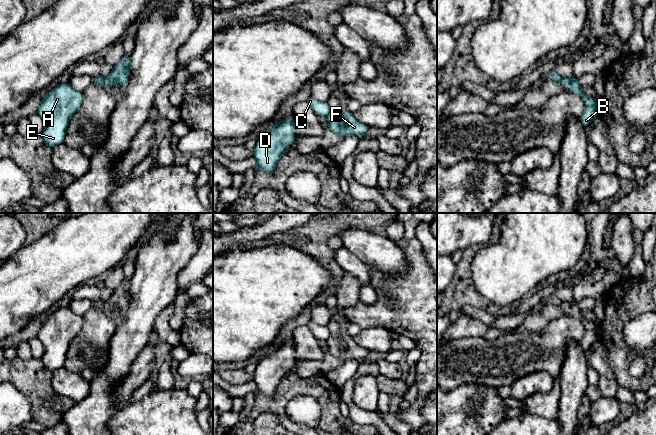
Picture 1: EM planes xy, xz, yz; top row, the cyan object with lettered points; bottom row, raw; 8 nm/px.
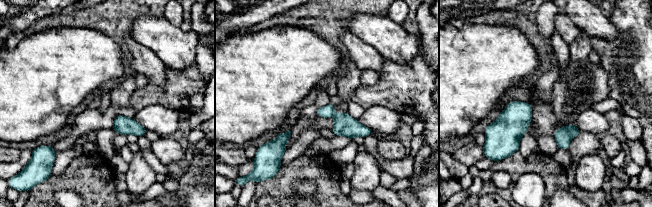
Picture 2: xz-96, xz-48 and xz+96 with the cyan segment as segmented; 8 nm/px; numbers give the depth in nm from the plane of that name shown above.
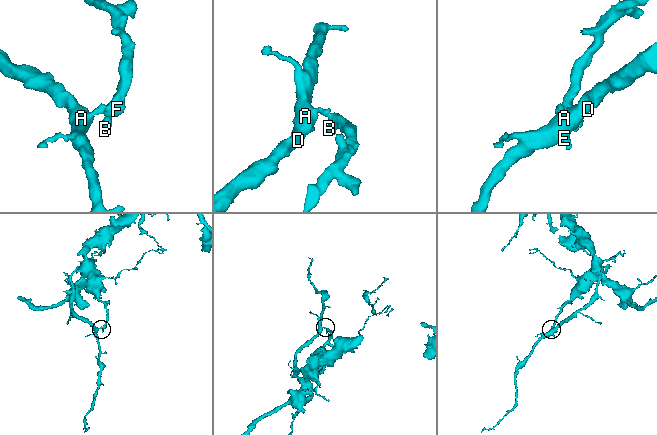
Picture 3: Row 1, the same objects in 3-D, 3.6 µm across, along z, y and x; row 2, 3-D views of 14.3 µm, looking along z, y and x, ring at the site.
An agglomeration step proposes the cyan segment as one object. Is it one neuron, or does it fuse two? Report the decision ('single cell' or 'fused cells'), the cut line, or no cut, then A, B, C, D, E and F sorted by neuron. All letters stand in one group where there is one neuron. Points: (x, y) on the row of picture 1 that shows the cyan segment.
fused cells; cut yz (561, 78), (564, 84); groups A C D E / B F

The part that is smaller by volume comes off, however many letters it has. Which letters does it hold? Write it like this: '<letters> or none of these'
A, C, D, E

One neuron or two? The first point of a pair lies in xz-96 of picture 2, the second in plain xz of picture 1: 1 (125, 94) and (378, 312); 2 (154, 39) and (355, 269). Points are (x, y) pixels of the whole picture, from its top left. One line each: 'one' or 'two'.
1: two
2: two

